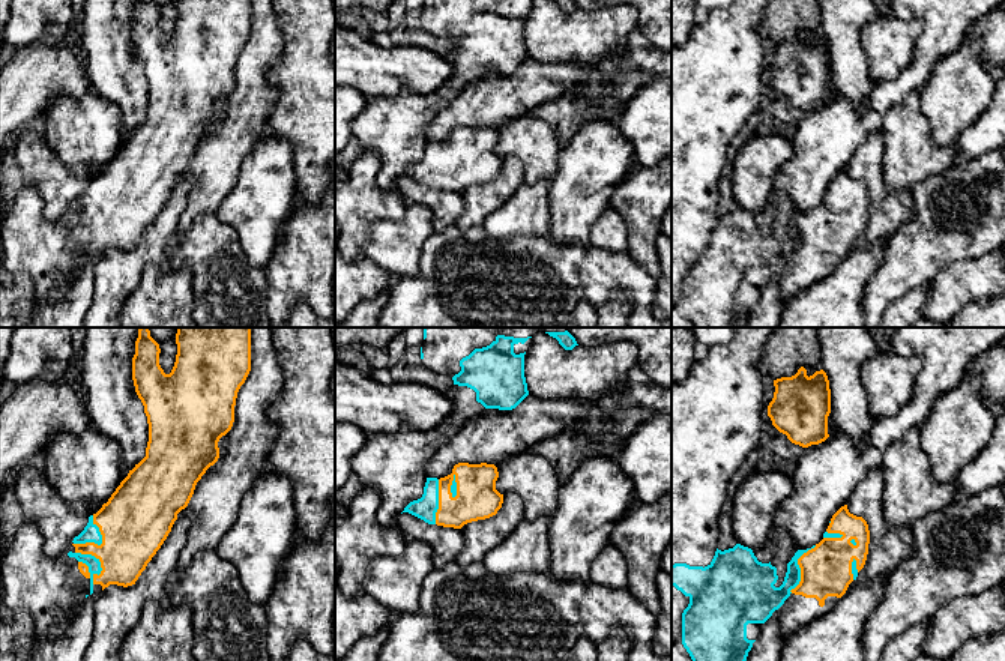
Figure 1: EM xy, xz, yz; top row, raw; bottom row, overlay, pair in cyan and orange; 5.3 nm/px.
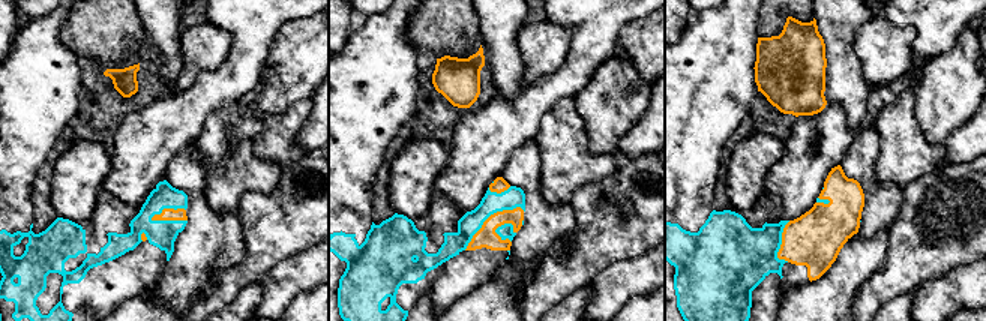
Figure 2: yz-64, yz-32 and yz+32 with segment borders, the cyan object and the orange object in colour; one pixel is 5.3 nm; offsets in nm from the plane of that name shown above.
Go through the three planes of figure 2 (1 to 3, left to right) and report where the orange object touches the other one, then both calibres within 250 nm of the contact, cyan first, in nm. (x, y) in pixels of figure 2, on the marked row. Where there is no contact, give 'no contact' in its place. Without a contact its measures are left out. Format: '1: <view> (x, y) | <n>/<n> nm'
1: yz-64 (168, 221) | 150/60 nm
2: yz-32 (489, 215) | 110/110 nm
3: yz+32 (781, 243) | 360/300 nm

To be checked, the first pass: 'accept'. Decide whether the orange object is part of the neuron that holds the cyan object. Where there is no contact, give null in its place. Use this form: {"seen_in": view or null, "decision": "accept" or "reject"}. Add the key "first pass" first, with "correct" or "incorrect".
{"first pass": "incorrect", "seen_in": "xy", "decision": "reject"}

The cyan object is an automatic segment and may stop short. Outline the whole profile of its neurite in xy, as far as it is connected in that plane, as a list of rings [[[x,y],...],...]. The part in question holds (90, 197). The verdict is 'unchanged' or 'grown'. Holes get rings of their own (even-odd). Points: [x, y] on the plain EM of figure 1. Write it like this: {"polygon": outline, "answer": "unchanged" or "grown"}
{"polygon": [[[26,129],[17,135],[14,153],[27,183],[38,188],[47,219],[62,221],[74,207],[102,207],[93,179],[81,165],[65,165],[44,135]]], "answer": "grown"}

